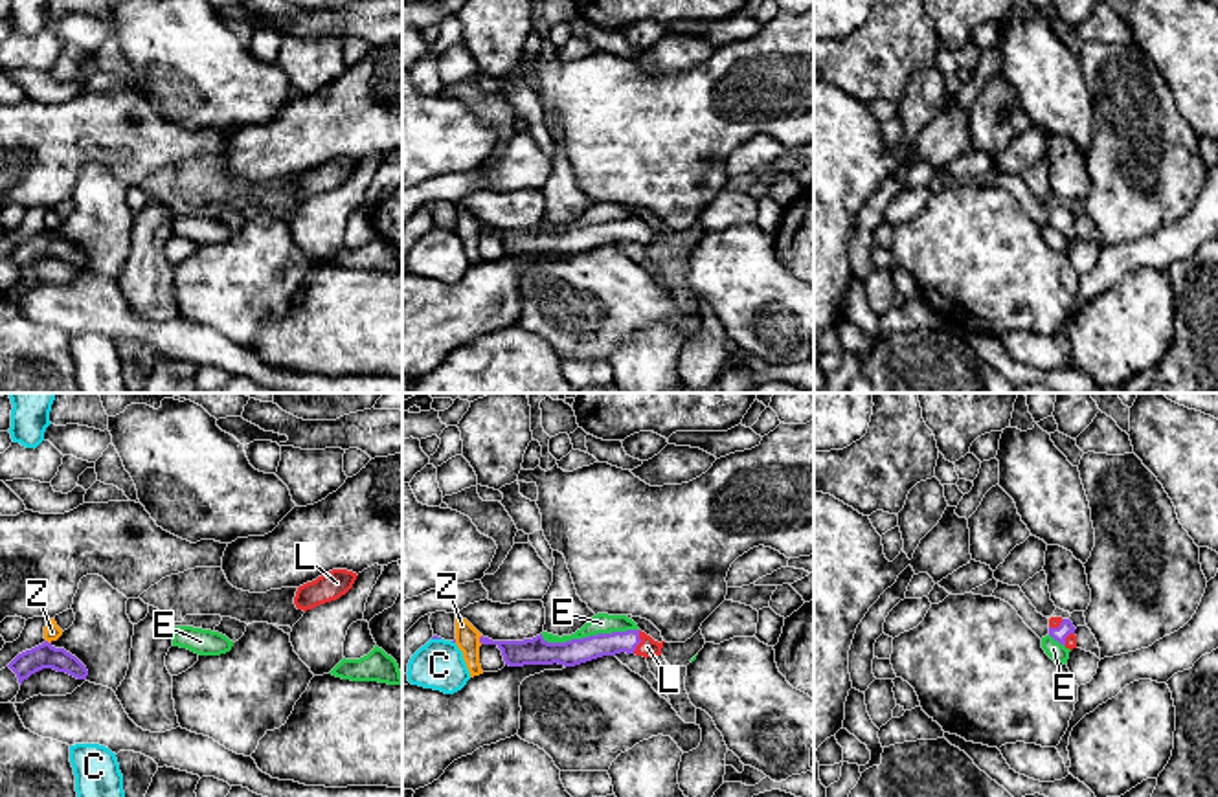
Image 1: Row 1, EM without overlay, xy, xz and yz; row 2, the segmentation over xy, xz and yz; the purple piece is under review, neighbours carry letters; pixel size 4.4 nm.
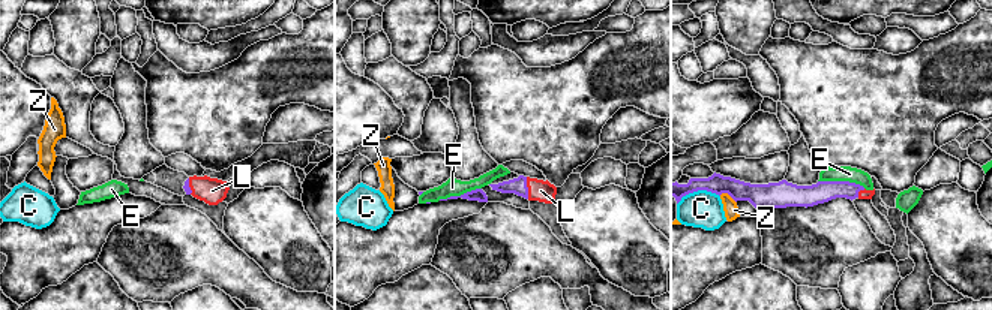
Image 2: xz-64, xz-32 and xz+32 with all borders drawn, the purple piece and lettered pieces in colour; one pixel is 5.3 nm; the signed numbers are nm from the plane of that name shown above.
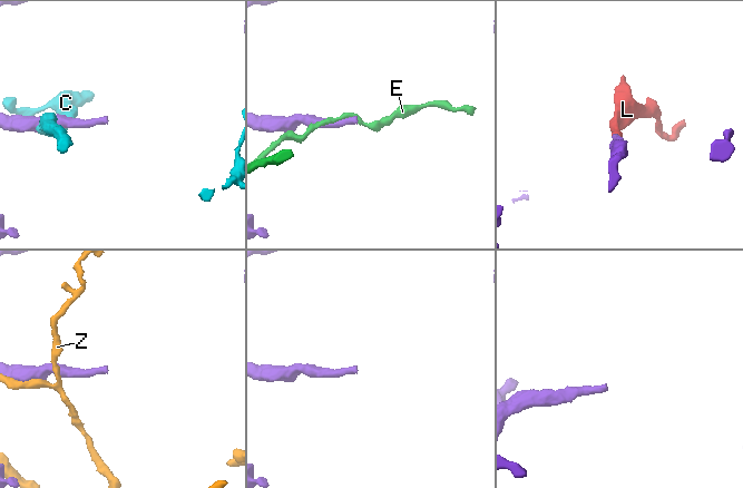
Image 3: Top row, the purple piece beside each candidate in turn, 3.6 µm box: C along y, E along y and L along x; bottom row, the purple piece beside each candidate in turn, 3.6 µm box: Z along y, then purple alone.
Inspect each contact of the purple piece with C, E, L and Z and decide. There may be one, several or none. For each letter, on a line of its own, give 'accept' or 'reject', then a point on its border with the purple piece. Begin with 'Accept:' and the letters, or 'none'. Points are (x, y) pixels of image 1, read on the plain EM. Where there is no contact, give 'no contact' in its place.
Accept: L
C: reject; meets purple in xz at (436, 226)
E: reject; meets purple in xz at (590, 224)
L: accept; meets purple in xz at (640, 230)
Z: reject; meets purple in xz at (480, 228)

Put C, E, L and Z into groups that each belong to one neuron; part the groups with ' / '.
C / E / L / Z

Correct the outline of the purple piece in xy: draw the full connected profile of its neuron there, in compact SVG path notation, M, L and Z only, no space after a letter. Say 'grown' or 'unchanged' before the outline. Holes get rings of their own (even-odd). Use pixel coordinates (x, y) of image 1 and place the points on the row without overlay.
unchanged; M48 230L18 242L7 255L17 263L20 274L24 268L42 257L66 261L77 268L86 268L88 264L86 255L75 244L72 244L64 237L55 237Z

